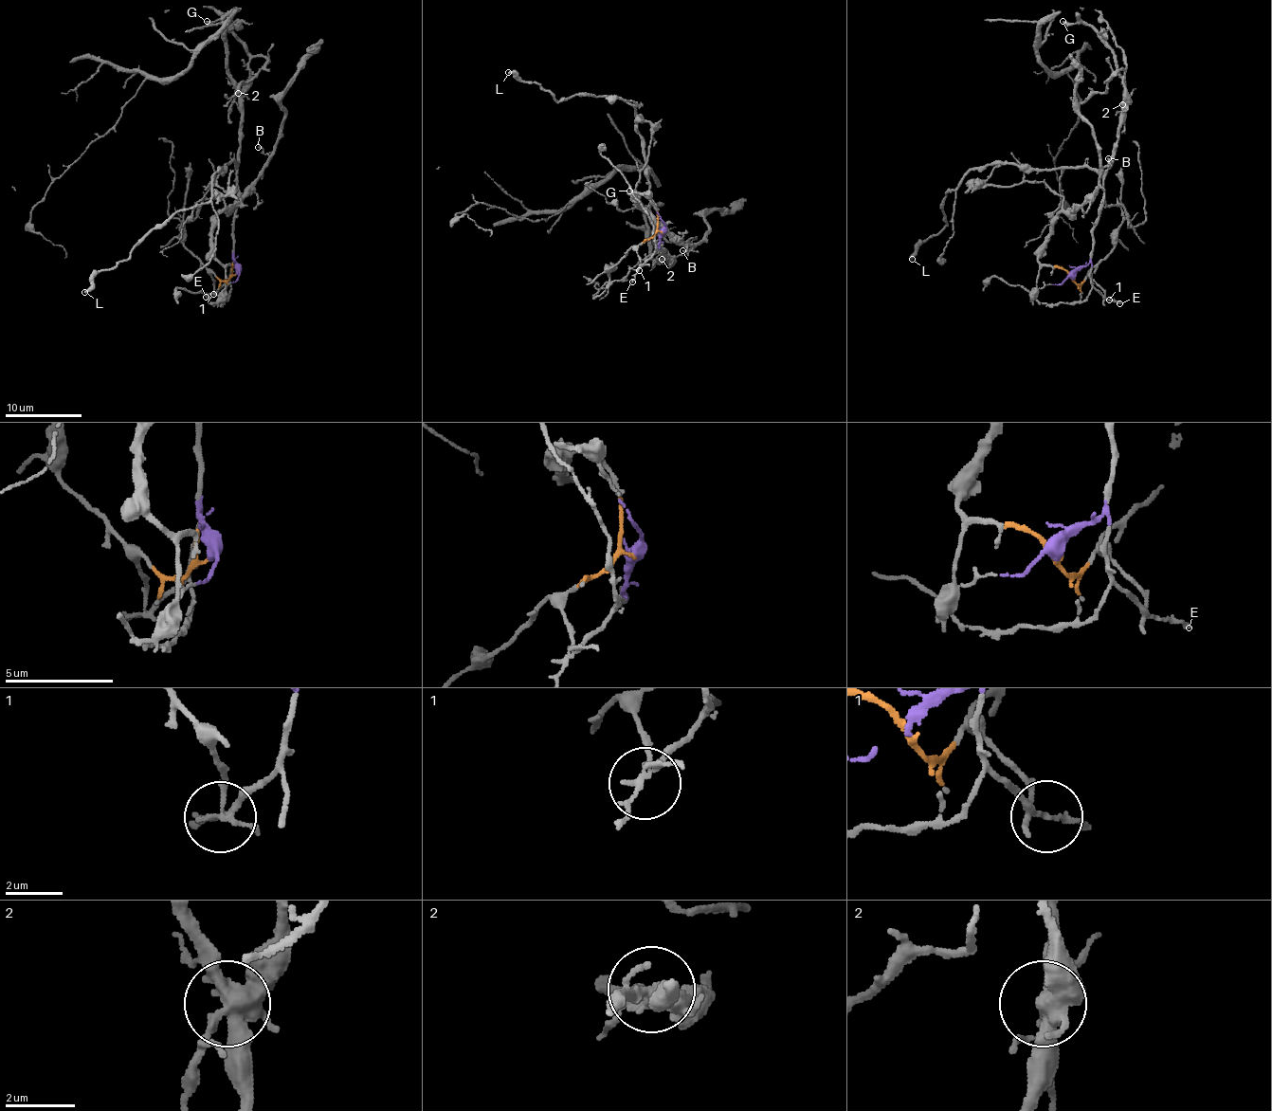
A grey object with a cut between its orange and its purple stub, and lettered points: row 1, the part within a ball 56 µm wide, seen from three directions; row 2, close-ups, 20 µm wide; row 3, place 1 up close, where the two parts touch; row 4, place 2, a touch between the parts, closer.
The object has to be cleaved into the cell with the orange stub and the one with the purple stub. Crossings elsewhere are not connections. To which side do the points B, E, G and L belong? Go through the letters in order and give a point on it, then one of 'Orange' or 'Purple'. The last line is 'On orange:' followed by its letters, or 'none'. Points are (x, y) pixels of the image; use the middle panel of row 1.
B: Place: (682, 250). Orange
E: Place: (632, 282). Purple
G: Place: (629, 191). Purple
L: Place: (508, 72). Purple
On orange: B

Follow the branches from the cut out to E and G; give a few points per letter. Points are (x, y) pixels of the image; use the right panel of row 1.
E: (1074, 278), (1078, 270), (1089, 264), (1091, 284), (1109, 300), (1120, 302)
G: (1074, 278), (1089, 263), (1124, 86), (1115, 51), (1089, 26), (1063, 22)

